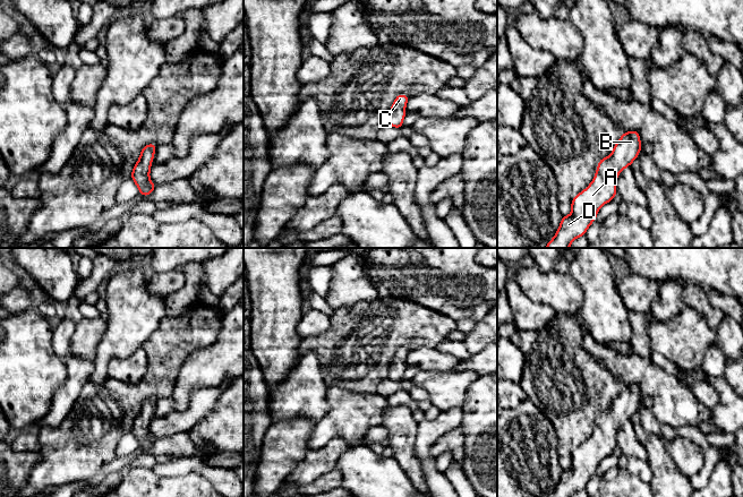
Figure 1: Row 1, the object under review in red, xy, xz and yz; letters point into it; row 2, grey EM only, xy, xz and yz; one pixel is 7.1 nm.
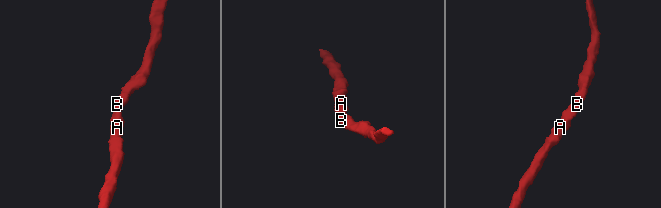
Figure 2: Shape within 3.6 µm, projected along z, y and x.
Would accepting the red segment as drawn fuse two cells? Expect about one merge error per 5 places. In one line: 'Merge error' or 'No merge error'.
No merge error

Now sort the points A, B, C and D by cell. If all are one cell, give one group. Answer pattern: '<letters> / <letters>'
A B C D

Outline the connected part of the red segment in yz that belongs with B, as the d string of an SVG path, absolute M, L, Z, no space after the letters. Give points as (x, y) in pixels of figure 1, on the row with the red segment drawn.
M639 131L623 132L610 156L599 161L592 182L572 199L571 214L562 217L558 231L545 248L569 248L574 239L586 234L600 207L617 194L618 173L631 165L640 151Z

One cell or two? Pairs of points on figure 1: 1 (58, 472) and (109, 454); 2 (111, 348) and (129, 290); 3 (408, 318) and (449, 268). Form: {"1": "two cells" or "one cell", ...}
{"1": "one cell", "2": "one cell", "3": "two cells"}

